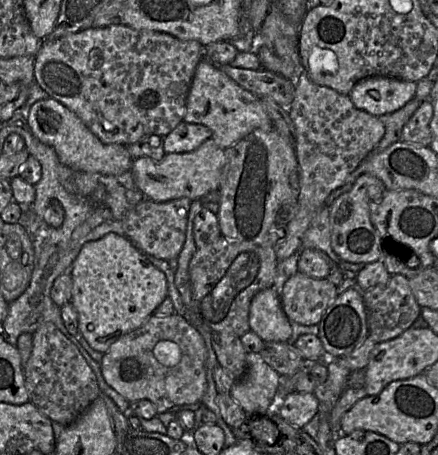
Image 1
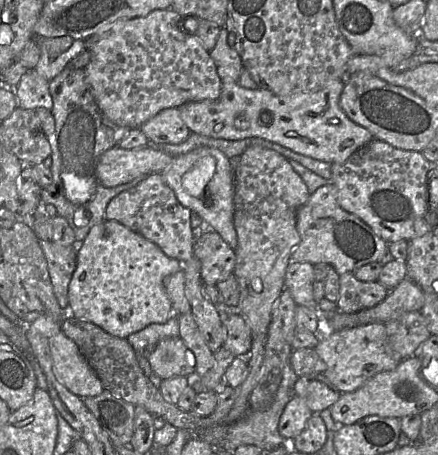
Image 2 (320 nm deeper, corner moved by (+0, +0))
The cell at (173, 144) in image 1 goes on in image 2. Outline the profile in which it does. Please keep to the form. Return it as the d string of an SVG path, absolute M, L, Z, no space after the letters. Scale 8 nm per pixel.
M178 107L162 109L139 128L149 139L149 144L154 146L181 143L191 133L181 118Z

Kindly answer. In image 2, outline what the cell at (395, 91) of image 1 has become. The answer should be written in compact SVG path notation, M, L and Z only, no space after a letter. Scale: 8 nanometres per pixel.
M334 80L319 90L279 96L265 88L249 89L238 82L222 82L218 98L186 102L178 108L181 118L193 133L228 140L259 137L316 160L341 164L356 150L375 139L366 128L353 122L341 109L340 96L345 83L345 80Z

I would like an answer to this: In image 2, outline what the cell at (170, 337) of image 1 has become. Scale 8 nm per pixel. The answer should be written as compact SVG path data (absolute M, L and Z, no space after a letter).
M180 337L158 342L148 358L153 374L161 380L174 376L194 377L194 363Z

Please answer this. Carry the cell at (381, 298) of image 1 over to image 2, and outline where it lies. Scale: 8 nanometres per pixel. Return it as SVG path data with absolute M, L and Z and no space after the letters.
M352 272L339 275L339 298L337 310L343 313L356 313L375 307L388 295L389 290L378 281L358 280Z

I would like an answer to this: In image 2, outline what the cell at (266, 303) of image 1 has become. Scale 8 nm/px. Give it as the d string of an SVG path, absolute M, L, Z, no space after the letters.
M202 146L173 157L162 173L165 183L173 190L178 201L198 214L208 227L223 238L235 250L238 244L234 227L234 164L219 149Z

